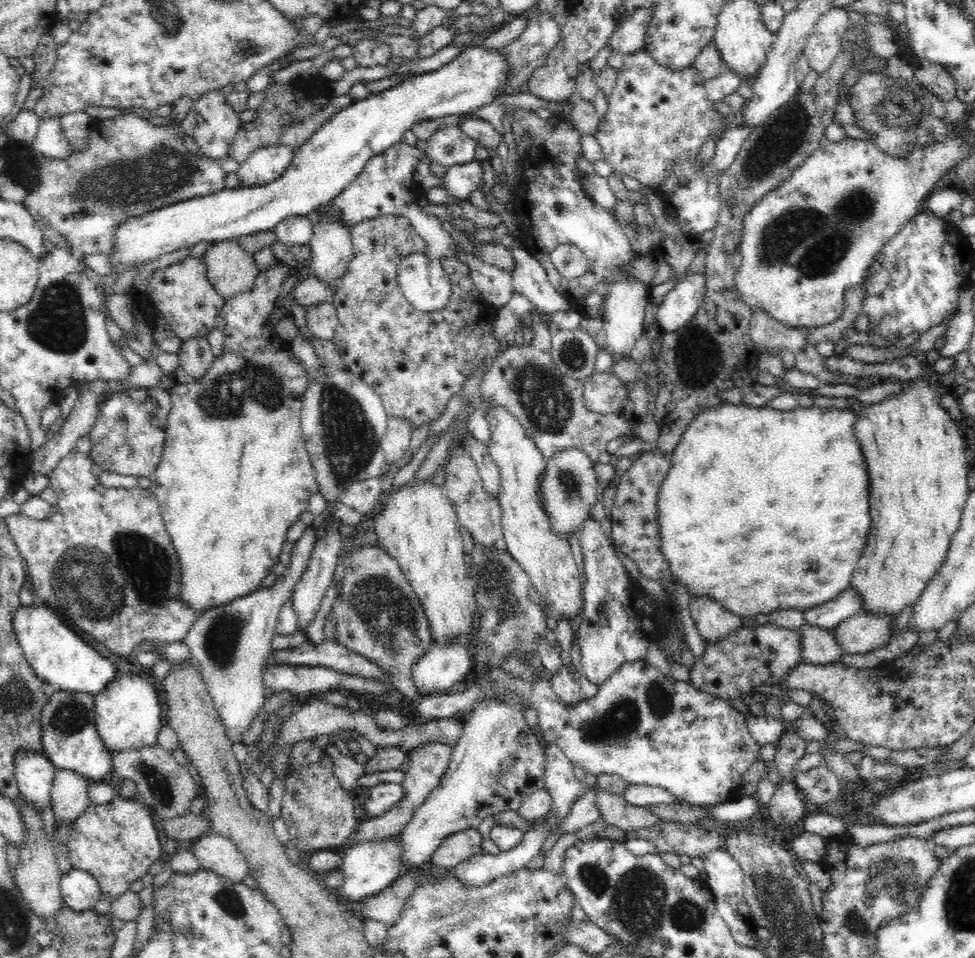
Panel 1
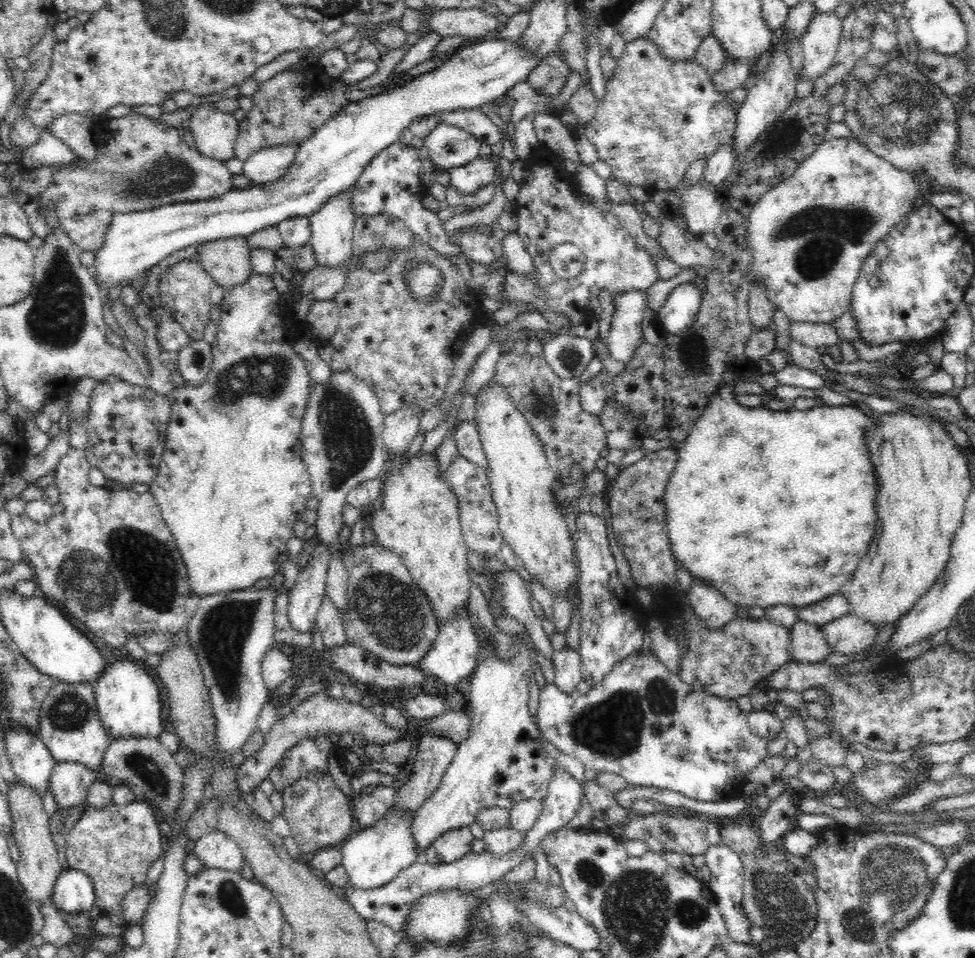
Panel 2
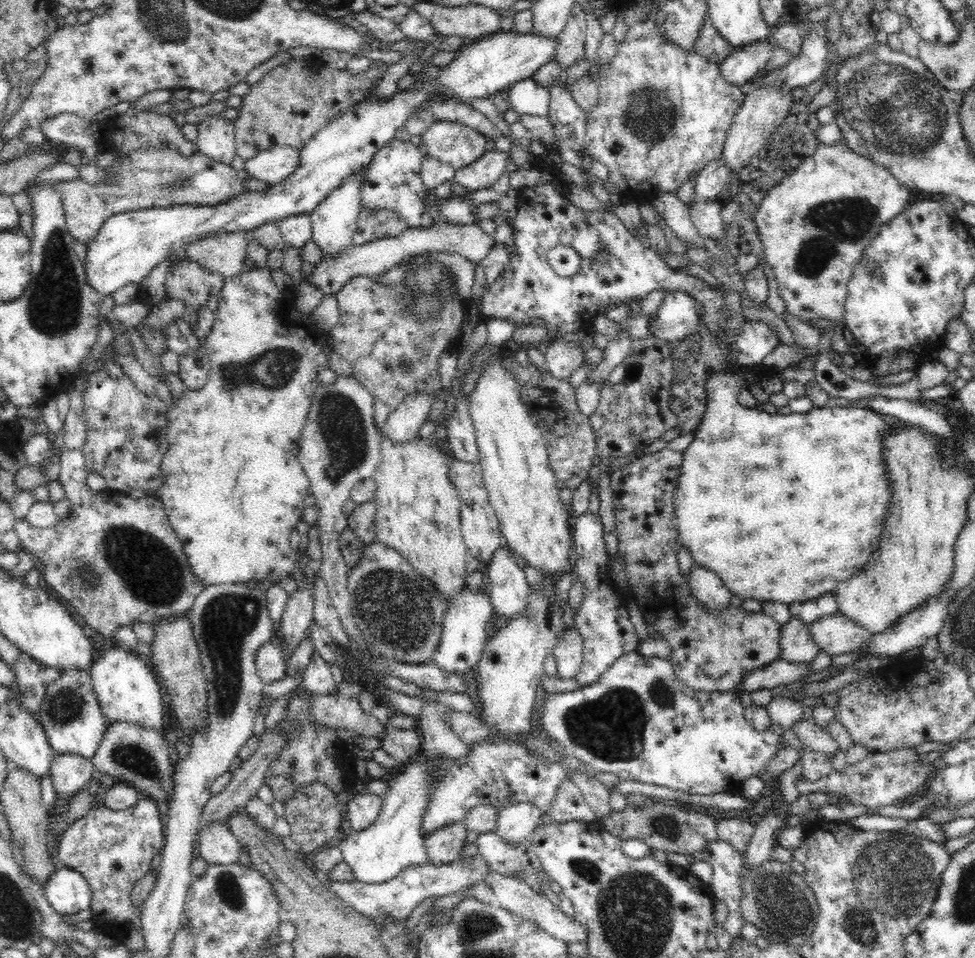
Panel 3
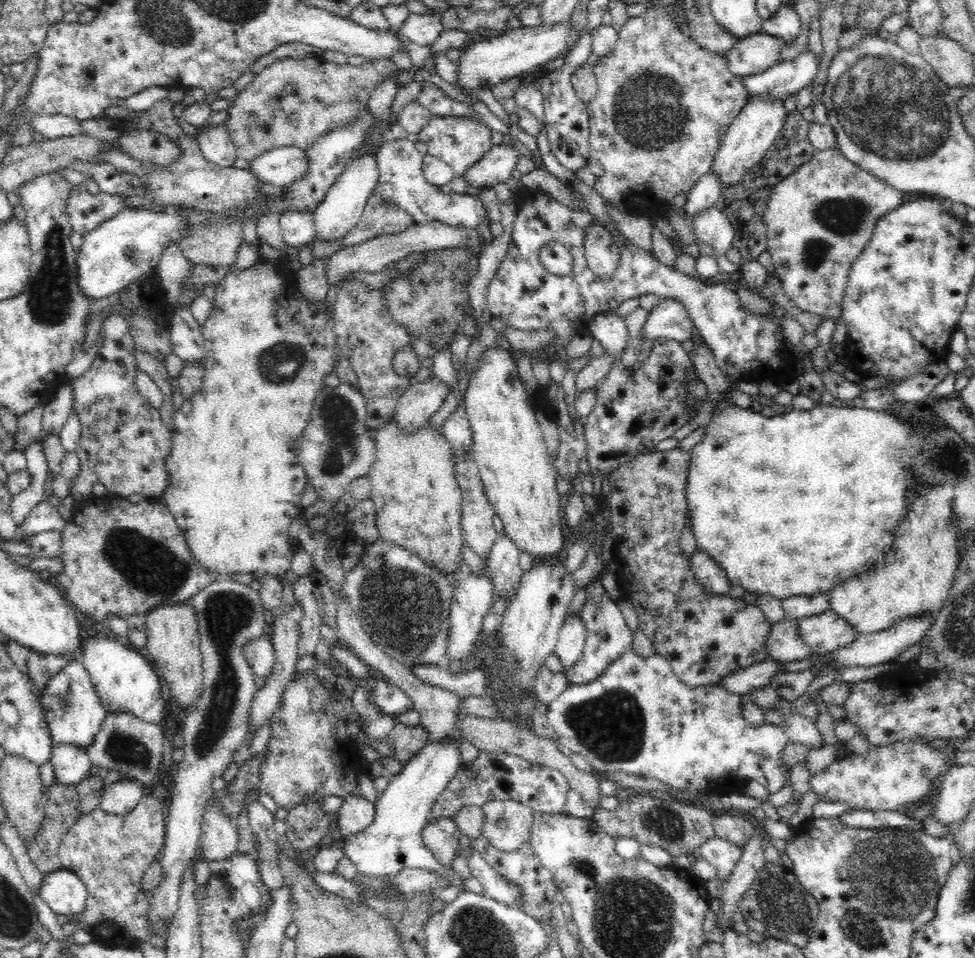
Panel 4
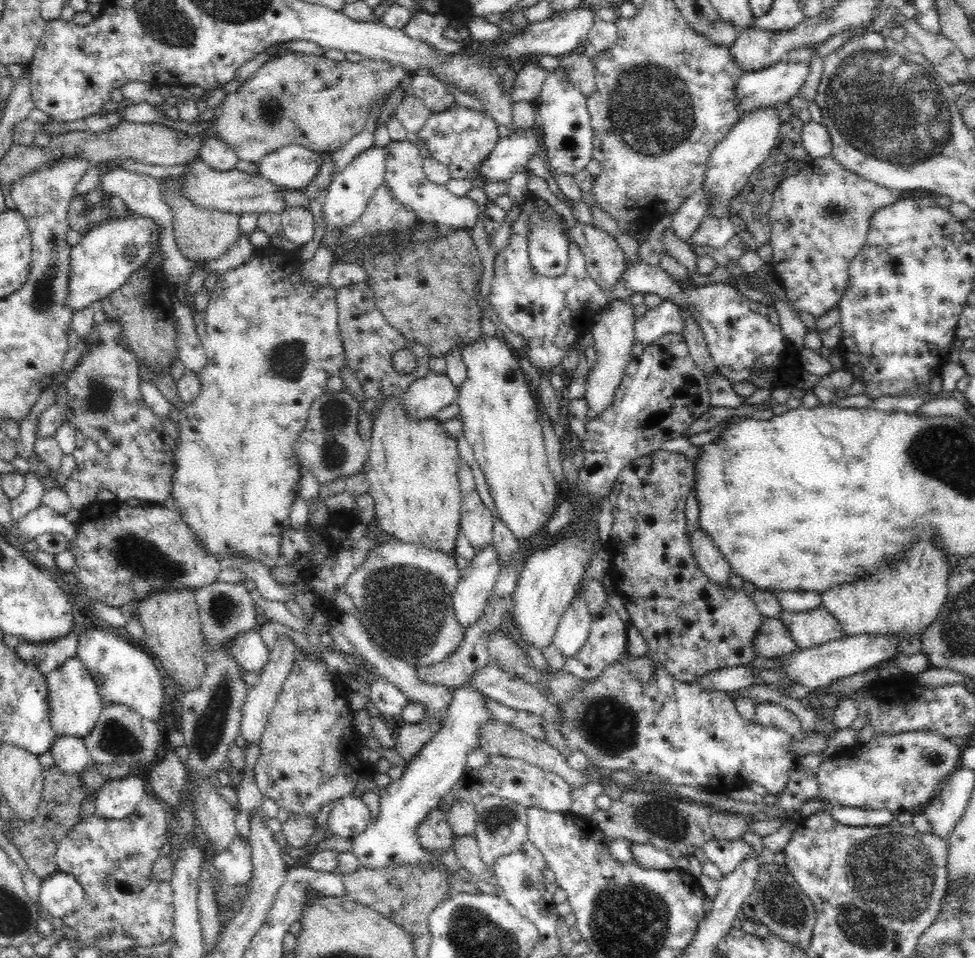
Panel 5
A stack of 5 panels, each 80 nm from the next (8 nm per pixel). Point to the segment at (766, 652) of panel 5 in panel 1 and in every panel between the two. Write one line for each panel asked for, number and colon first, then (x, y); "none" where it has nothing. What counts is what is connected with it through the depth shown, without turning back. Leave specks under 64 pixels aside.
1: (818, 646)
2: (806, 642)
3: (796, 645)
4: (783, 644)

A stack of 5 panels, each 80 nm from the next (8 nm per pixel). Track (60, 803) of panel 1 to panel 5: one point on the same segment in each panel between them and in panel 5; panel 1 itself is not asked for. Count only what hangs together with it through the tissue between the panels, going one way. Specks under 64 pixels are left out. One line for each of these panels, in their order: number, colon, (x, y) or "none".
2: (69, 783)
3: (69, 772)
4: (70, 763)
5: (70, 754)

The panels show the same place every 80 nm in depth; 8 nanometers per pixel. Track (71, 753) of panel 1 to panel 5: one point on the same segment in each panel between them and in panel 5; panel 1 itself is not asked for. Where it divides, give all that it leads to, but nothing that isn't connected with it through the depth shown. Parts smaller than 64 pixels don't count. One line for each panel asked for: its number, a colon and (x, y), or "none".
2: (70, 726)
3: (74, 723)
4: (74, 713)
5: (75, 704)

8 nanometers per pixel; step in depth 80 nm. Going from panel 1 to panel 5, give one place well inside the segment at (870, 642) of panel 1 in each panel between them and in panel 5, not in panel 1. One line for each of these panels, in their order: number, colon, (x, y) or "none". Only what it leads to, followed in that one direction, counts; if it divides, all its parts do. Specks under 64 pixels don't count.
2: (848, 634)
3: (834, 634)
4: (822, 633)
5: (810, 628)

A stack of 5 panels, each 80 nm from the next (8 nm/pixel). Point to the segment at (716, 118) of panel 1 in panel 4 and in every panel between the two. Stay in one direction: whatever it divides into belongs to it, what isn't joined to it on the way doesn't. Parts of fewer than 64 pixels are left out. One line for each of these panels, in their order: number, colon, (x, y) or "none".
2: (657, 116)
3: (662, 112)
4: (663, 104)

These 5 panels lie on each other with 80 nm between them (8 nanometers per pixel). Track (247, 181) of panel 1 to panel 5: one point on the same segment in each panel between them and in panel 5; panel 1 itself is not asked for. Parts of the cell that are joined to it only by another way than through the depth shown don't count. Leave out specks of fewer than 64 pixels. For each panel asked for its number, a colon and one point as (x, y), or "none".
2: (266, 165)
3: (273, 165)
4: (283, 165)
5: (291, 167)

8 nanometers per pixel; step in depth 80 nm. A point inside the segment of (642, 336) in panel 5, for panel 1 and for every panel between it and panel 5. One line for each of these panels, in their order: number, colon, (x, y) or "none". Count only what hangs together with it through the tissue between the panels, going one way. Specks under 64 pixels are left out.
1: (680, 305)
2: (679, 312)
3: (677, 317)
4: (669, 319)

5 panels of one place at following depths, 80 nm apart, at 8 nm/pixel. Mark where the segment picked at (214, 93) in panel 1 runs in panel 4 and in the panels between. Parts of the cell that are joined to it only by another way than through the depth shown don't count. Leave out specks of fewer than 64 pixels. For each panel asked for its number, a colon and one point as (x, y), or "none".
2: (215, 131)
3: (216, 139)
4: (215, 142)

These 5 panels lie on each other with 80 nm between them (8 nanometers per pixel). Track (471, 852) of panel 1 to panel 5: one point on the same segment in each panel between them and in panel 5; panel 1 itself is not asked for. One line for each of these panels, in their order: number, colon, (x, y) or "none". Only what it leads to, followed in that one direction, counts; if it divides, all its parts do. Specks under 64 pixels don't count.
2: (451, 846)
3: (444, 845)
4: (440, 835)
5: (434, 833)

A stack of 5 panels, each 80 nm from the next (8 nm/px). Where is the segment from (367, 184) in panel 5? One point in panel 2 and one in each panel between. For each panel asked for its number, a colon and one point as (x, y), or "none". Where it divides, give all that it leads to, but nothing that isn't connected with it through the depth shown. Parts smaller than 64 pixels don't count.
2: (332, 226)
3: (334, 221)
4: (343, 205)

